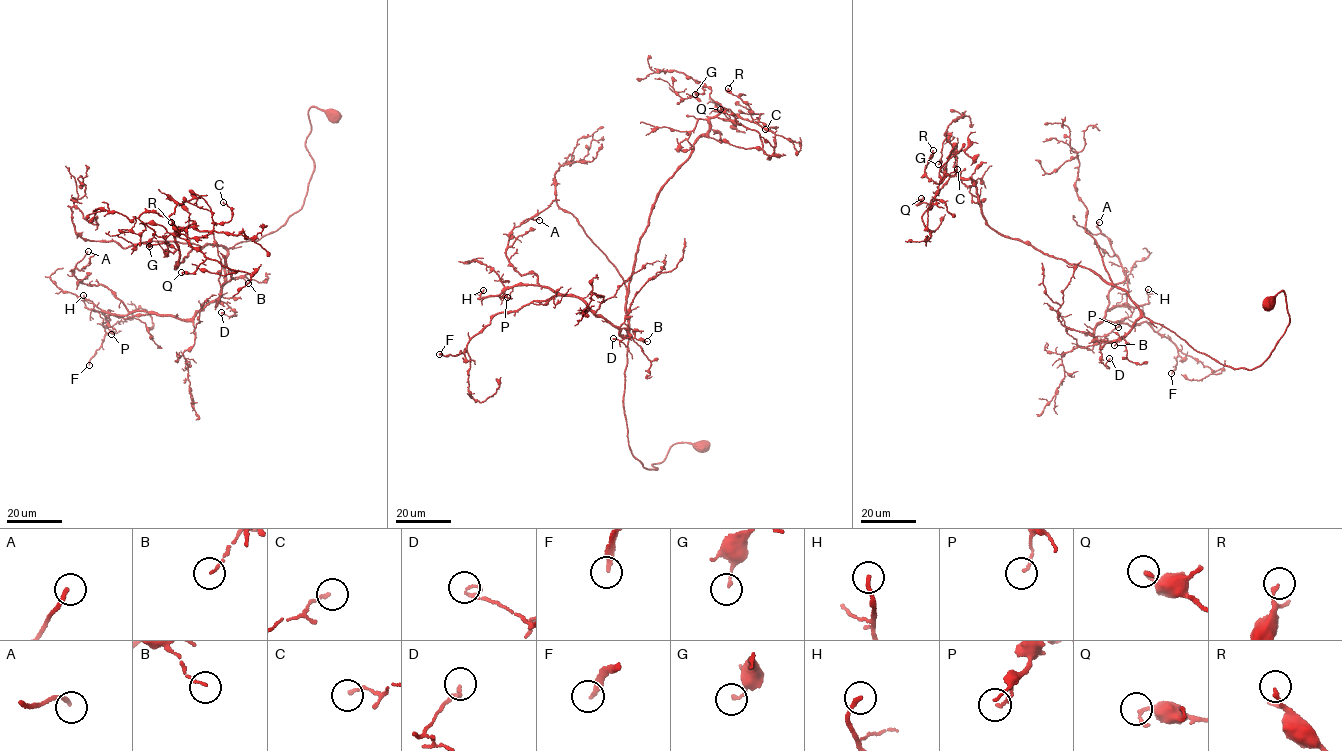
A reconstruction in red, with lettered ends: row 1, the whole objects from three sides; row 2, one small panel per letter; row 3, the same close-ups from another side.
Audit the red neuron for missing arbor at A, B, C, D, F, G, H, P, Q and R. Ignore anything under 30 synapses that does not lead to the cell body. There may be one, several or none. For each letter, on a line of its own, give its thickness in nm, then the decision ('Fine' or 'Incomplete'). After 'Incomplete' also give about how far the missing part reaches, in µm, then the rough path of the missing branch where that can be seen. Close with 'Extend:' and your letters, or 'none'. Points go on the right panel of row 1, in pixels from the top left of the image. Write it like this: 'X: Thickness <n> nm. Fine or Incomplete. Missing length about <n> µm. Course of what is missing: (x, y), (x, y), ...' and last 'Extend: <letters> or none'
A: Thickness 170 nm. Fine
B: Thickness 80 nm. Fine
C: Thickness 150 nm. Fine
D: Thickness 190 nm. Fine
F: Thickness 220 nm. Incomplete. Missing length about 30 µm. Course of what is missing: (1171, 373), (1141, 378), (1115, 403)
G: Thickness 140 nm. Fine
H: Thickness 180 nm. Fine
P: Thickness 110 nm. Fine
Q: Thickness 240 nm. Fine
R: Thickness 150 nm. Fine
Extend: F

